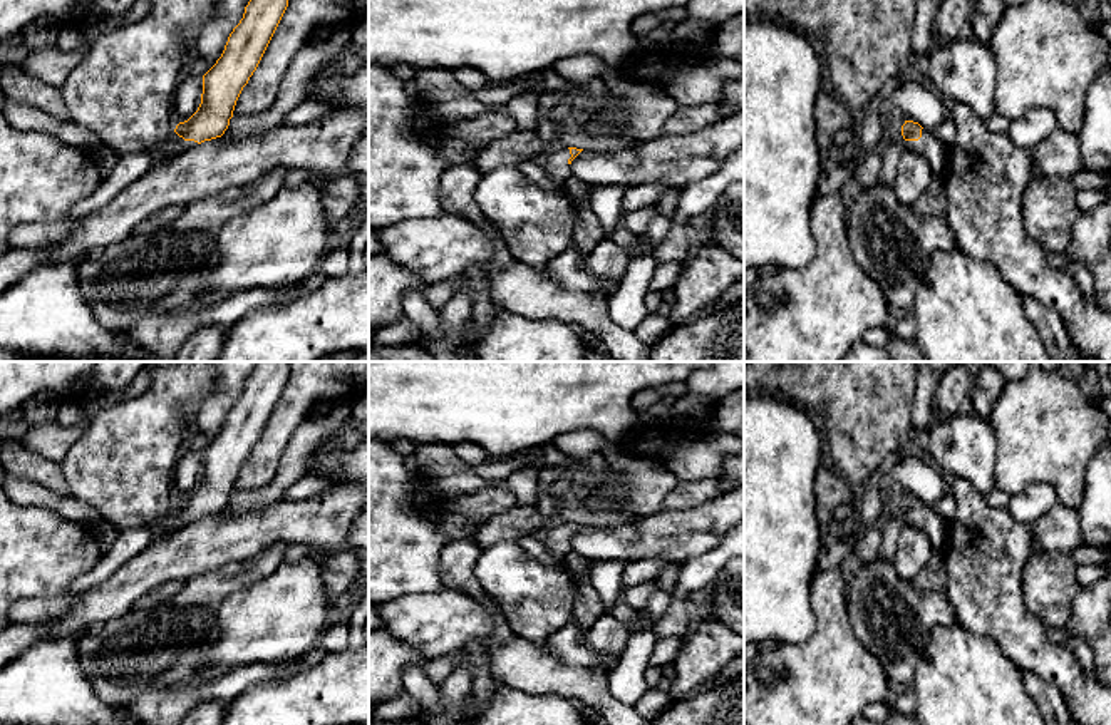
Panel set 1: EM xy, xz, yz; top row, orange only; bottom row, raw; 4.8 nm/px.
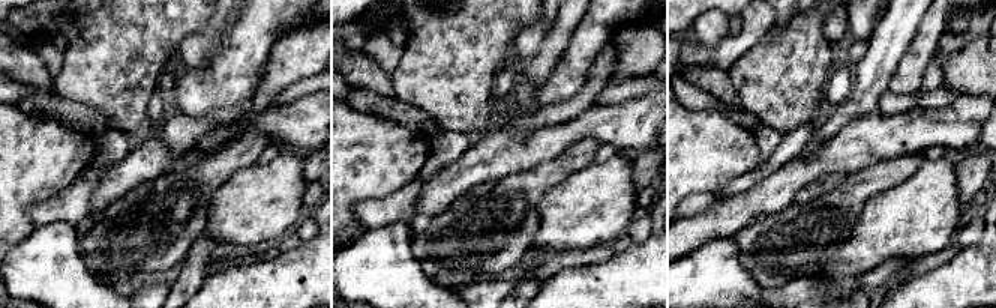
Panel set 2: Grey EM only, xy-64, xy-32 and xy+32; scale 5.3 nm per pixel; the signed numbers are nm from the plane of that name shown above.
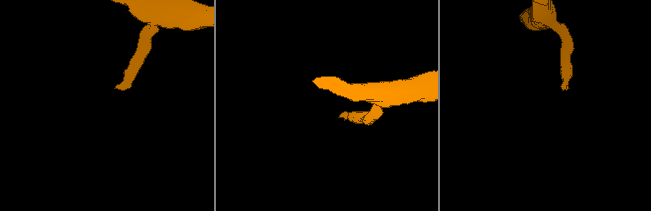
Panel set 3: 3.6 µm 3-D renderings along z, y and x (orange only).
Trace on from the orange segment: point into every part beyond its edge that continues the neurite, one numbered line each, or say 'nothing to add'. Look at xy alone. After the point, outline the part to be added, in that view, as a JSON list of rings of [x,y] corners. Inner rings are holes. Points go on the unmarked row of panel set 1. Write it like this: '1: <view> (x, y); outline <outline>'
1: xy (176, 519); outline [[[176,507],[173,509],[171,516],[168,517],[166,524],[156,532],[163,534],[163,532],[171,532],[176,529],[181,529],[183,526],[198,521],[198,517],[194,516],[184,516],[183,512],[179,512]]]

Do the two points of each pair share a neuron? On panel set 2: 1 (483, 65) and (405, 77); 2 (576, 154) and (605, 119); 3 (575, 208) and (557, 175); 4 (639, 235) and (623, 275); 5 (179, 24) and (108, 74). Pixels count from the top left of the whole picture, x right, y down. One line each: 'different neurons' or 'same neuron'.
1: same neuron
2: different neurons
3: different neurons
4: different neurons
5: same neuron

